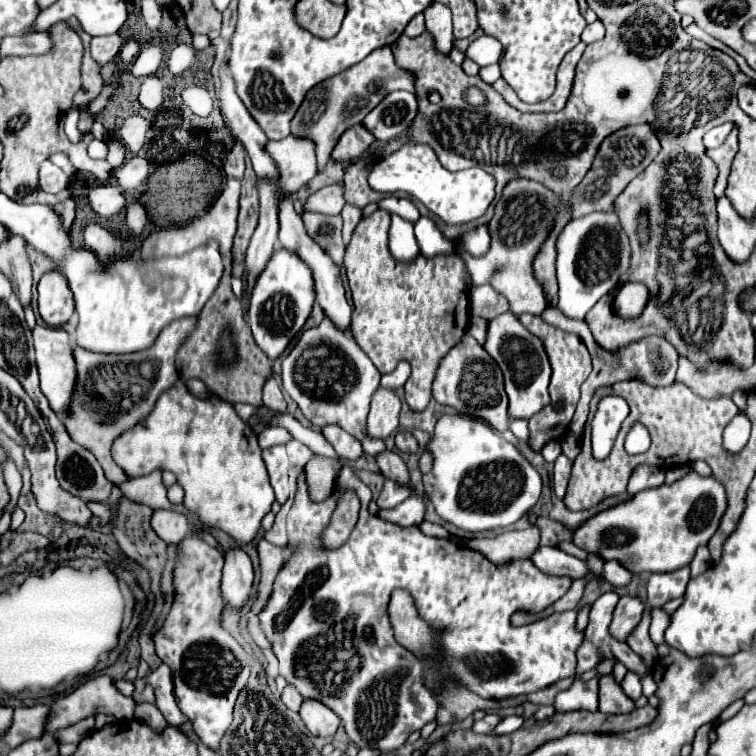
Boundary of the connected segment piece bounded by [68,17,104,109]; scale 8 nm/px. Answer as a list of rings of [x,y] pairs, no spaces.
[[[70,17],[68,23],[74,27],[76,33],[80,33],[82,41],[84,41],[84,59],[82,59],[82,73],[84,73],[84,79],[82,79],[82,89],[80,93],[76,93],[76,107],[86,107],[92,99],[96,99],[104,87],[104,81],[102,81],[102,75],[100,75],[100,65],[92,59],[92,55],[88,53],[88,45],[90,45],[90,35],[84,33],[84,29],[80,29],[80,21],[76,17]]]

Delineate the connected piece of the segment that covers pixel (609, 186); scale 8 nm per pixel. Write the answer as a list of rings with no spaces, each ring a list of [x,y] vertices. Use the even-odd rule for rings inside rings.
[[[630,125],[626,129],[616,131],[608,137],[608,141],[602,143],[592,169],[586,173],[582,183],[574,189],[570,197],[570,211],[572,219],[578,219],[582,215],[588,215],[598,209],[614,209],[616,197],[626,189],[626,185],[638,177],[658,155],[660,151],[660,141],[650,125]]]

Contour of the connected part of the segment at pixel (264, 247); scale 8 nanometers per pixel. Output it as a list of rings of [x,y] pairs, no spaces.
[[[258,181],[260,191],[260,223],[252,235],[252,241],[246,251],[246,299],[252,293],[256,275],[262,273],[264,265],[274,253],[274,243],[278,239],[278,221],[276,221],[276,189],[272,185]]]

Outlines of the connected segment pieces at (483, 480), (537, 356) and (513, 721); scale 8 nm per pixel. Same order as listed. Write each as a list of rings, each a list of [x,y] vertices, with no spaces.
[[[466,415],[438,419],[434,437],[426,445],[434,455],[434,467],[424,475],[424,489],[436,513],[470,533],[508,527],[526,515],[540,497],[538,471],[486,421]]]
[[[510,311],[490,321],[484,349],[500,365],[504,373],[506,395],[510,399],[510,405],[508,405],[510,417],[530,419],[534,413],[546,407],[546,403],[550,403],[548,385],[550,385],[552,367],[550,367],[550,359],[544,349],[544,343],[536,335],[532,335]]]
[[[506,717],[506,719],[502,719],[502,721],[496,725],[494,735],[508,735],[508,733],[514,733],[516,729],[522,727],[522,723],[524,723],[522,717]]]

